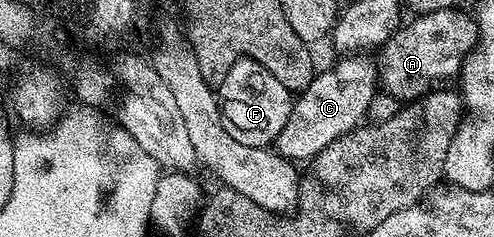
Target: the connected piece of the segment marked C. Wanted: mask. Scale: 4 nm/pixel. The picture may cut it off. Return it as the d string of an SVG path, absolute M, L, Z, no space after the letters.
M363 53L348 54L340 58L340 63L332 65L328 71L320 70L315 79L298 92L291 105L291 116L285 121L285 129L275 139L273 150L276 155L292 161L310 161L321 153L337 137L354 131L367 119L369 101L379 87L379 68L374 58L366 59Z

